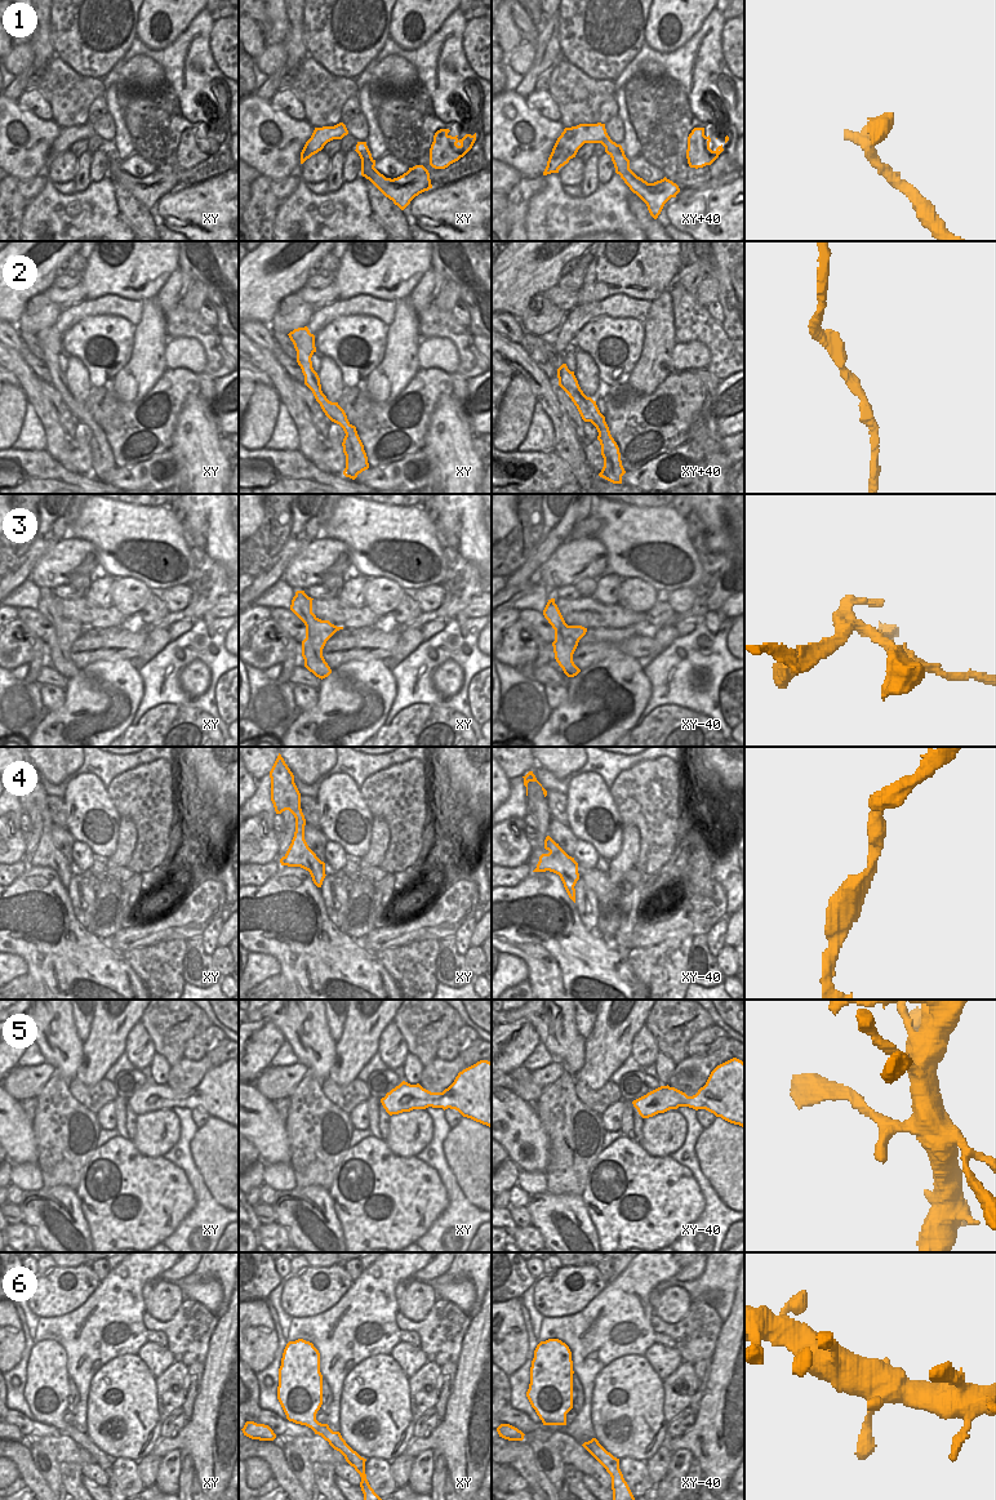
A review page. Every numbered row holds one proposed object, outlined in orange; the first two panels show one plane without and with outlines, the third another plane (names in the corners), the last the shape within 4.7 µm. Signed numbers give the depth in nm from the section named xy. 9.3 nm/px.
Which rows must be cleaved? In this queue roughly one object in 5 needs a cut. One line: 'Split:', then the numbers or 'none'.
Split: 3

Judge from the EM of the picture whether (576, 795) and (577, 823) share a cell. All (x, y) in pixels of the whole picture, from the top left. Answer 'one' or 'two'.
one

